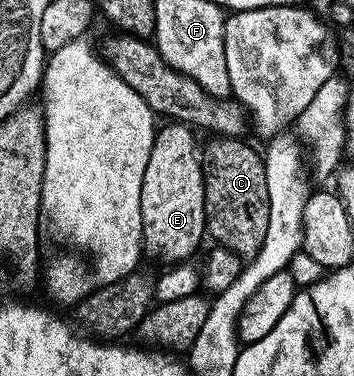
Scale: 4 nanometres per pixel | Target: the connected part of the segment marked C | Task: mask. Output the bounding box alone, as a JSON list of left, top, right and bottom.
[201,136,270,260]

